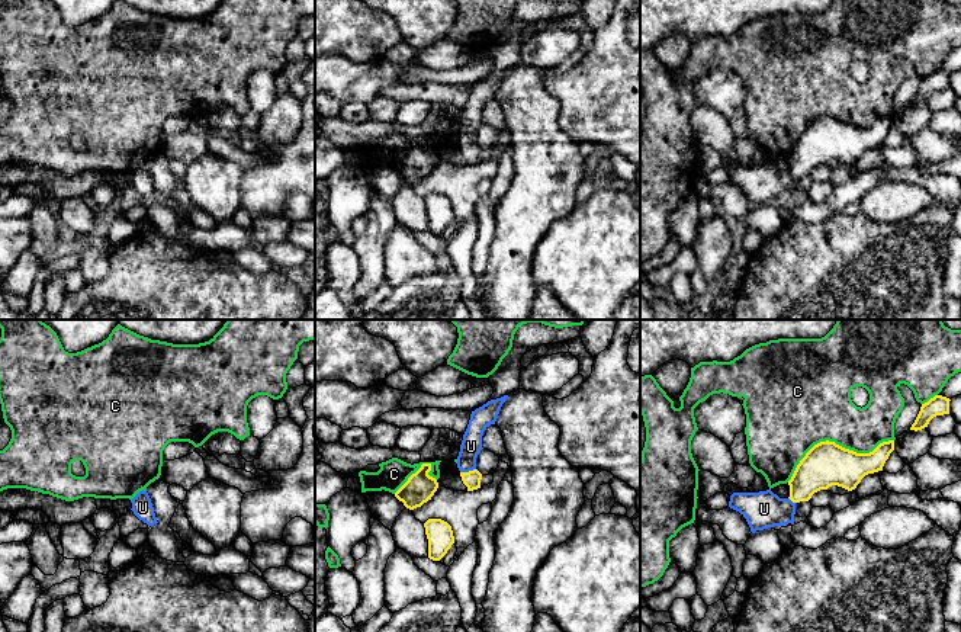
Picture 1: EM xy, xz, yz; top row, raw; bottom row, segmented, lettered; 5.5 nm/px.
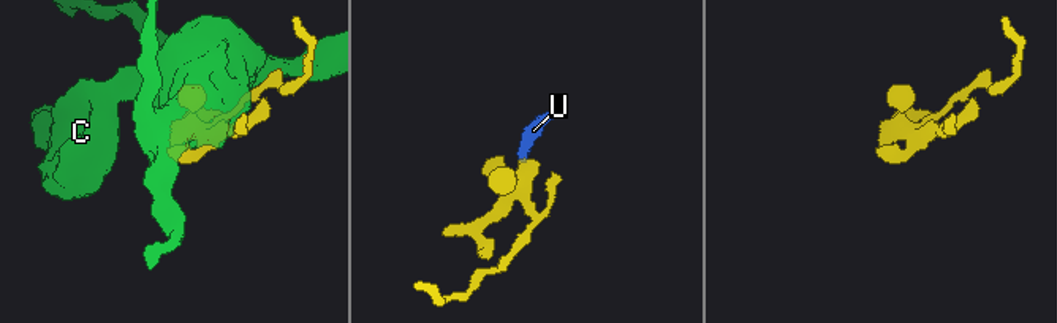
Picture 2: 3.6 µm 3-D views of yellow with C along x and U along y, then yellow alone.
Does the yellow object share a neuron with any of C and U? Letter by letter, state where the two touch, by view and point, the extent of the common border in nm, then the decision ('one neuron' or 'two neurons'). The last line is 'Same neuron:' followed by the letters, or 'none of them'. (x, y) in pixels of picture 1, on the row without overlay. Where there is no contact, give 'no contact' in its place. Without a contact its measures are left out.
C: meets yellow in yz at (835, 118); contact 650 nm long; two neurons
U: meets yellow in xz at (469, 146); contact 90 nm long; one neuron
Same neuron: U

